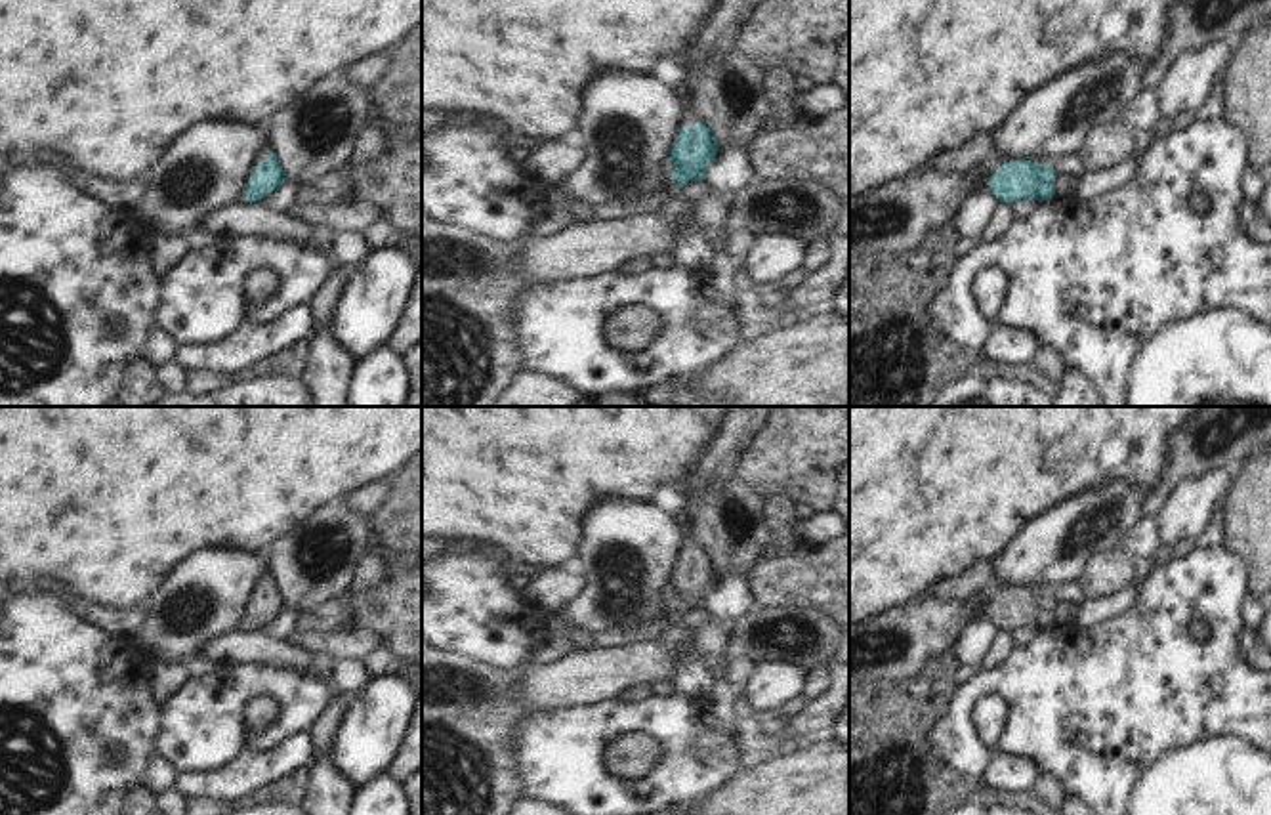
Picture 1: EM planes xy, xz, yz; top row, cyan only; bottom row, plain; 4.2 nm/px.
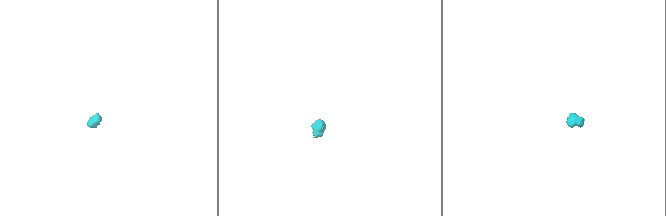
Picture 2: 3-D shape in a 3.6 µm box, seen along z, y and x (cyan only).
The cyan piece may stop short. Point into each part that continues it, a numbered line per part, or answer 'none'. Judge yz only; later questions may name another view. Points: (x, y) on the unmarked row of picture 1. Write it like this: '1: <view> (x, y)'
1: yz (979, 579)

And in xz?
1: xz (691, 546)

